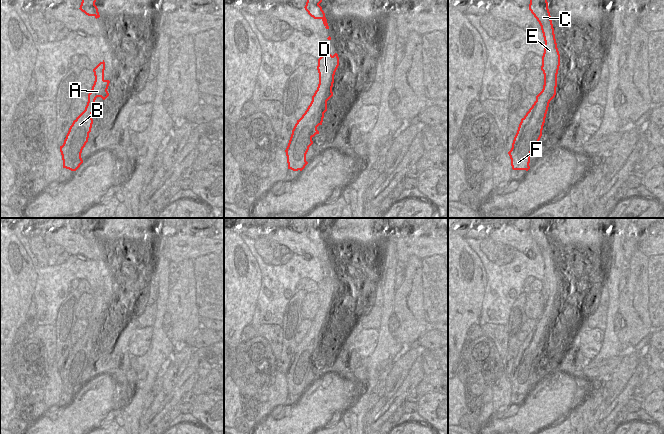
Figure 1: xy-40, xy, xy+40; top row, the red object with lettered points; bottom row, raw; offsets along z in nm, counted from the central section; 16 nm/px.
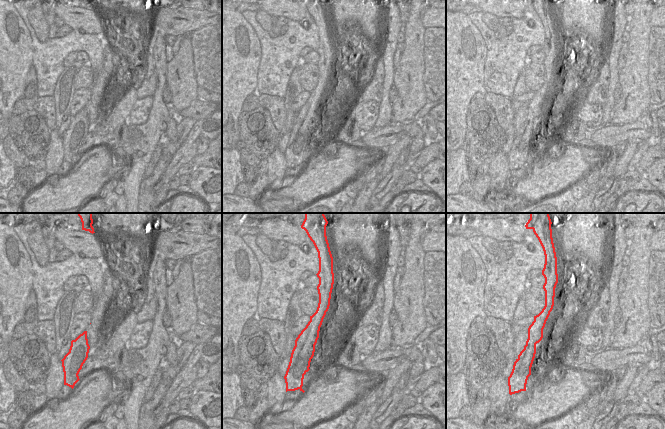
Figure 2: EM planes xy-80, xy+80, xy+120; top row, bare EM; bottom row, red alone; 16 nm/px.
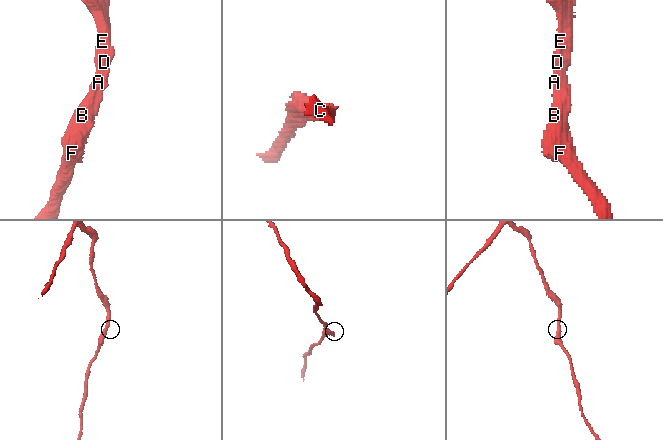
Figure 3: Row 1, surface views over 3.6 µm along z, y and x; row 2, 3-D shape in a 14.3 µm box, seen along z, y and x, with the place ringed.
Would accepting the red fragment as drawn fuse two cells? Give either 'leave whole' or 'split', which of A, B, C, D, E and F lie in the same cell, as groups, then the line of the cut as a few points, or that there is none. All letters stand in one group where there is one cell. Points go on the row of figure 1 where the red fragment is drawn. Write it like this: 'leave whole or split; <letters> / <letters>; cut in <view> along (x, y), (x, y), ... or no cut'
leave whole; A B C D E F; no cut

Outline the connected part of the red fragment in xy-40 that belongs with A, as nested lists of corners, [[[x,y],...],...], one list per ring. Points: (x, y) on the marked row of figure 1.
[[[100,62],[94,69],[95,81],[90,93],[85,110],[73,121],[66,135],[64,143],[60,146],[63,160],[63,168],[76,171],[83,163],[81,153],[88,142],[93,119],[93,107],[97,97],[105,100],[109,93],[107,91],[110,81],[104,79],[105,62]]]

